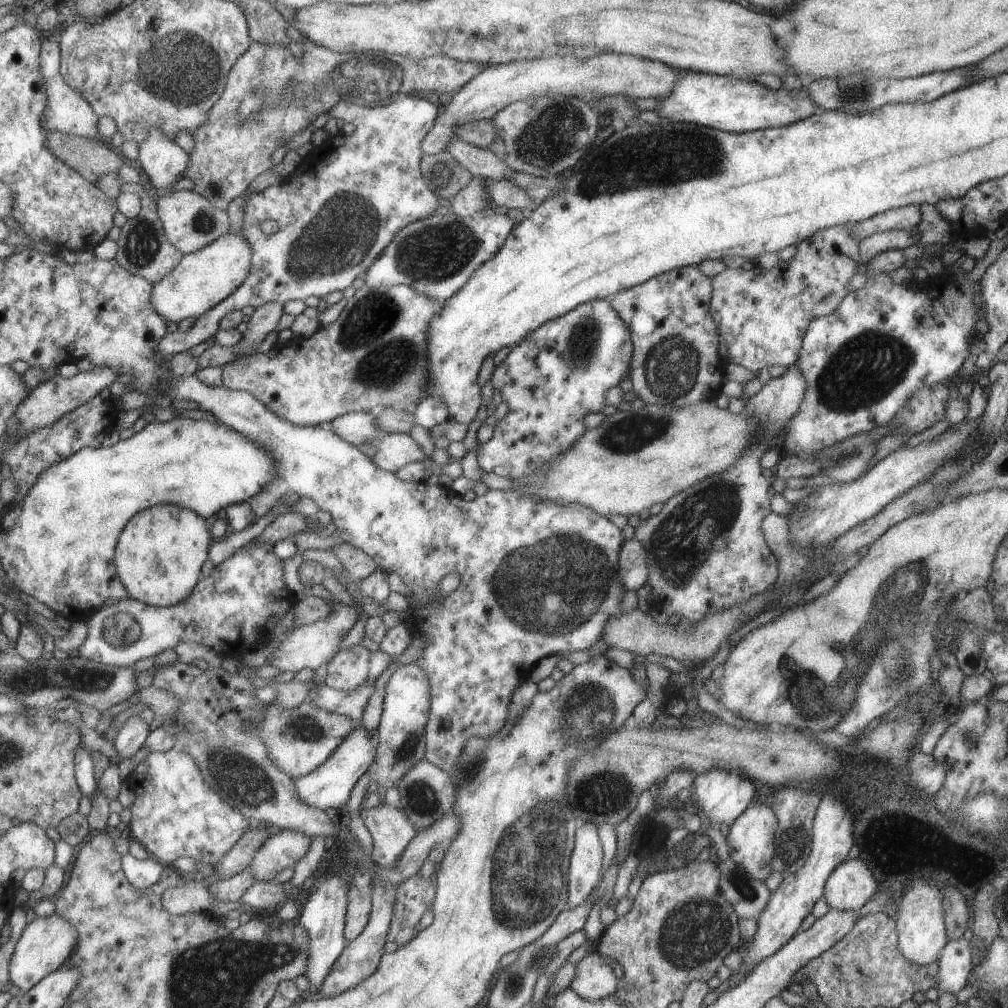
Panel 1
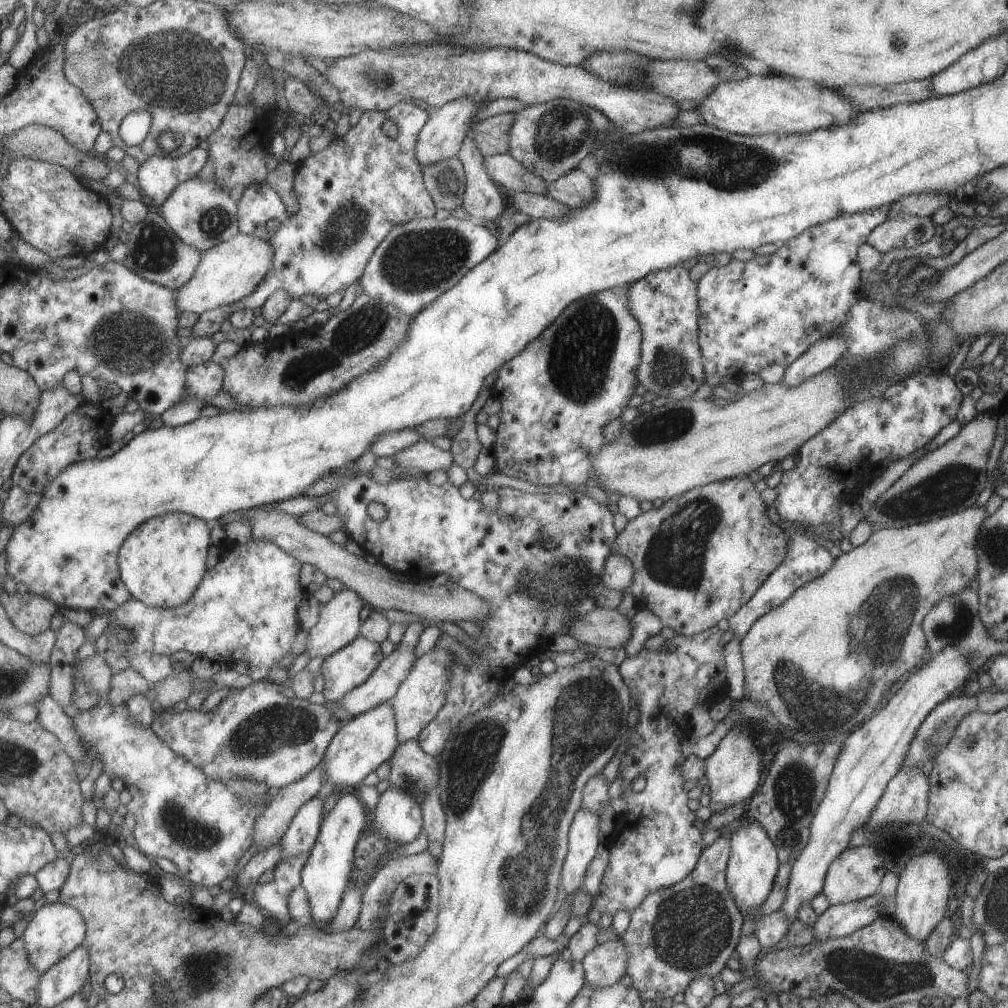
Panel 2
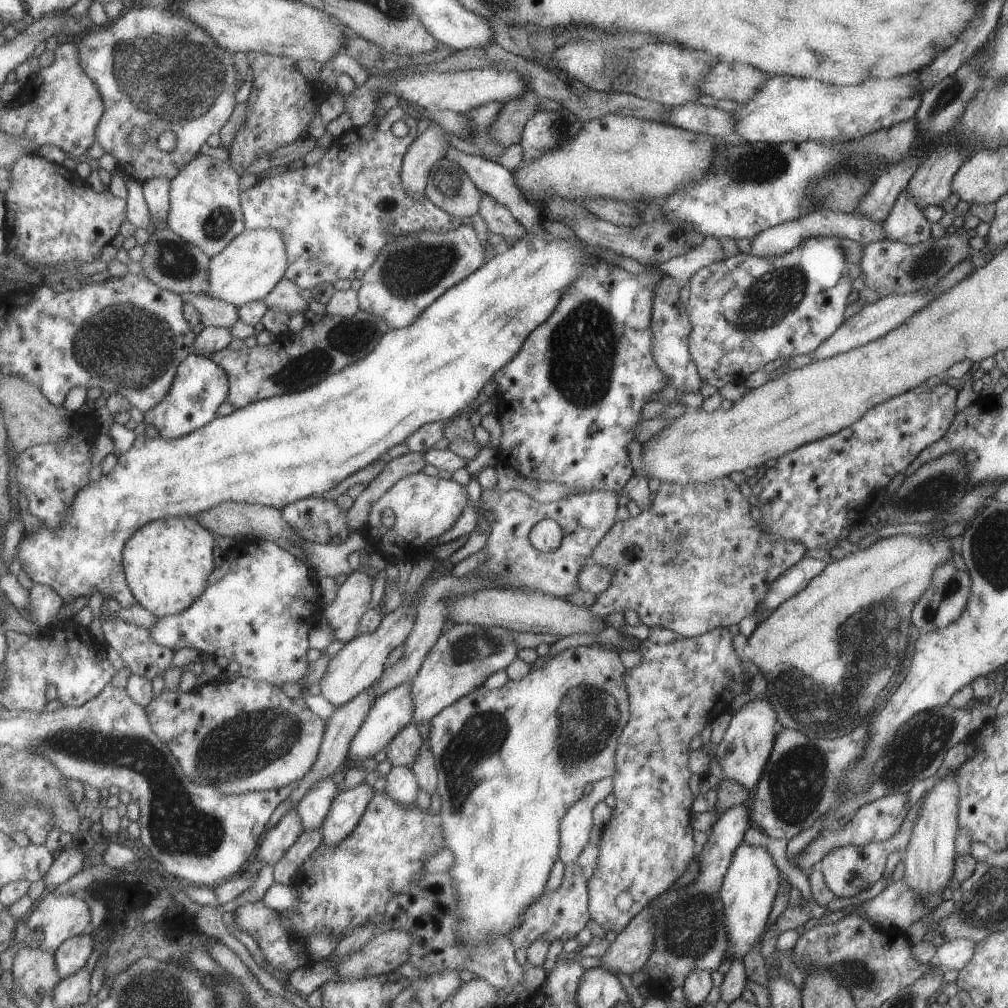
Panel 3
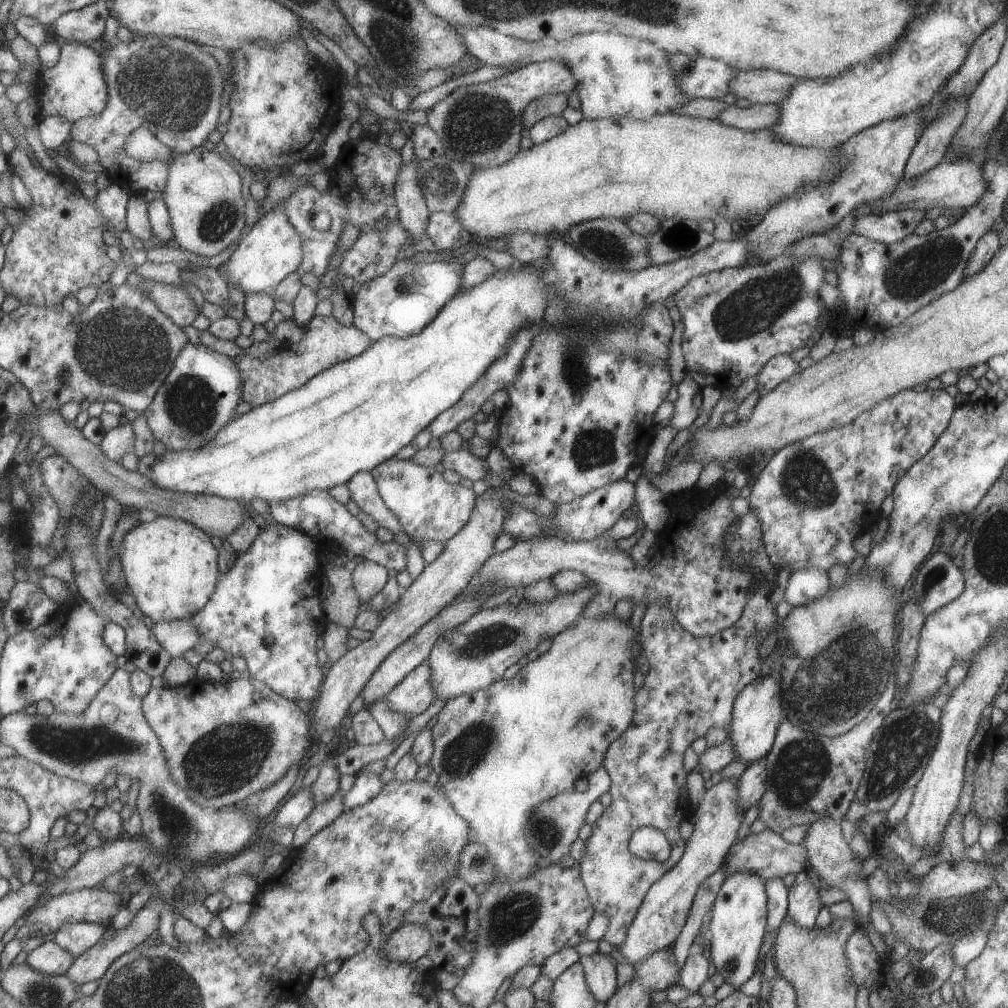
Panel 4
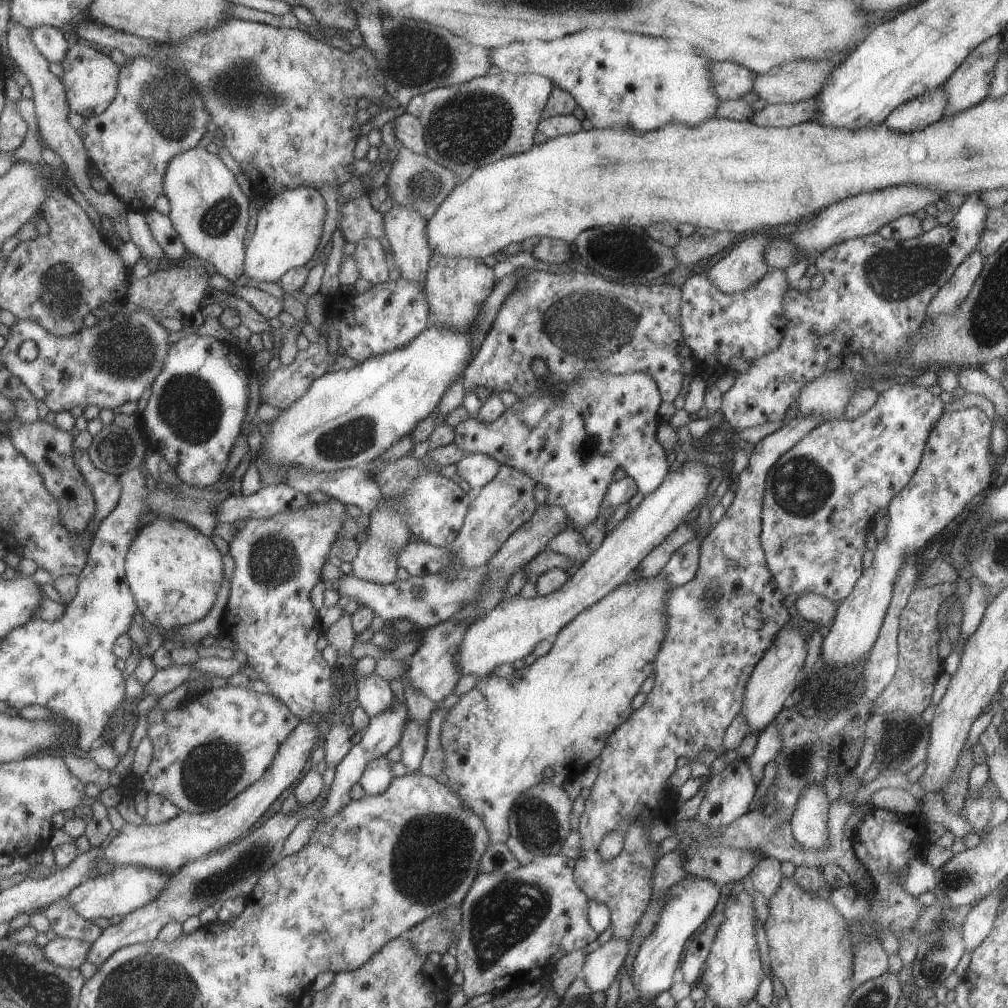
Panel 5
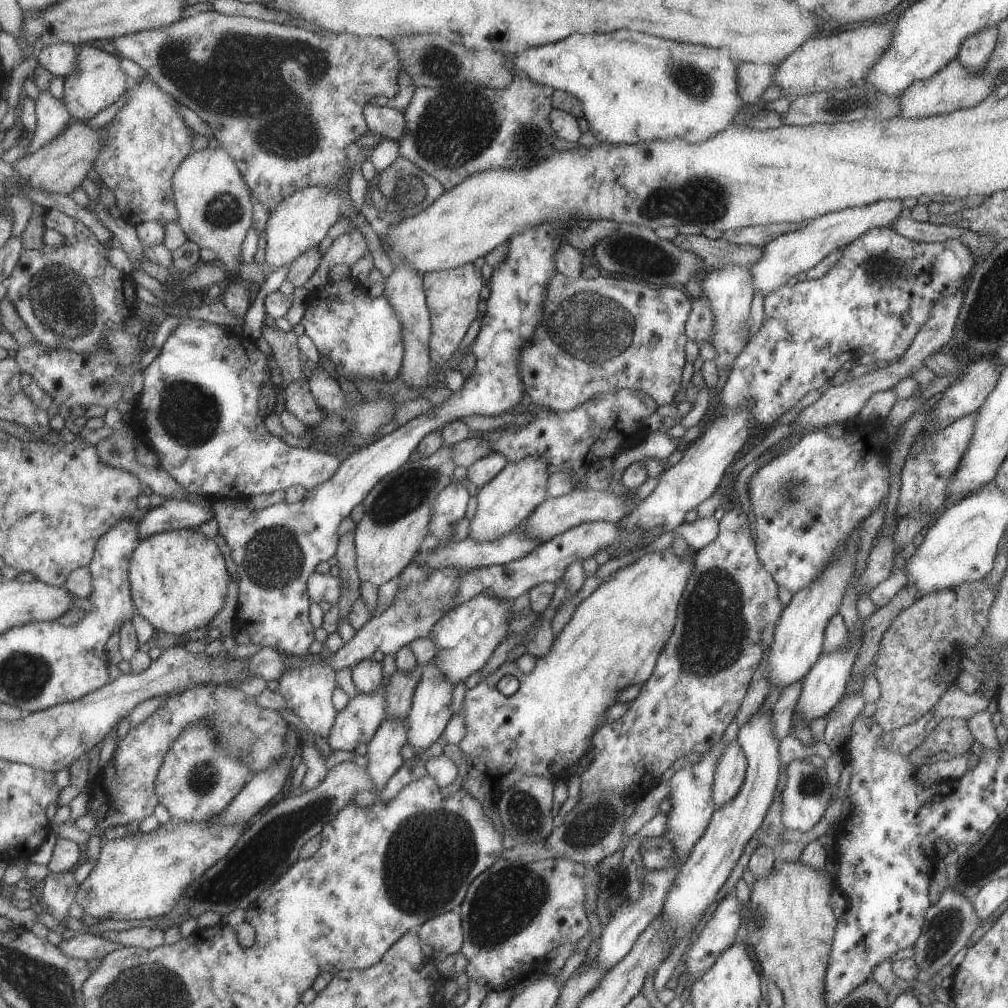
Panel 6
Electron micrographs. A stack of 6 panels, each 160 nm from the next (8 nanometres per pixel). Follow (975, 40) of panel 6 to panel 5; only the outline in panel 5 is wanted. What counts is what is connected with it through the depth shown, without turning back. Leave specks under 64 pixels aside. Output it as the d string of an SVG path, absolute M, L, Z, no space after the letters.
M996 34L975 46L944 82L947 104L943 117L976 105L988 96L994 68L1001 54L1001 38L1001 34Z

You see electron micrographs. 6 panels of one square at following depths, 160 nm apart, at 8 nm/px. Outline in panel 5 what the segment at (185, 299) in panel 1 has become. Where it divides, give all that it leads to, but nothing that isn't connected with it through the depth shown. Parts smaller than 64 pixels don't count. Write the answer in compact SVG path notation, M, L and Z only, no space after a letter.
M295 187L285 189L279 194L265 197L264 205L256 216L256 227L251 240L244 250L244 272L248 277L259 282L275 282L290 268L297 268L311 263L311 257L321 246L320 234L324 216L327 214L324 198L313 187Z

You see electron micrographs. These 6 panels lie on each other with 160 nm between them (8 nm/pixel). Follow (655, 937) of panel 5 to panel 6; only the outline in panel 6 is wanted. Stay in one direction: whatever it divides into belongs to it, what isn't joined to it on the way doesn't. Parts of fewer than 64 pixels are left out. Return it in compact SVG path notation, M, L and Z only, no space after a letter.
M761 706L753 714L749 715L747 722L740 724L736 734L736 741L739 743L746 758L746 773L743 782L738 788L737 794L733 795L733 798L730 798L725 804L722 804L713 811L704 833L692 846L690 855L682 864L680 871L673 881L671 890L668 890L665 900L662 902L661 915L666 919L671 919L676 924L674 944L670 947L670 951L676 946L683 931L689 926L688 923L700 914L703 914L706 908L709 908L721 885L727 880L731 868L734 867L739 856L743 854L743 846L747 844L752 834L761 826L765 813L772 803L771 799L773 798L773 792L775 792L775 784L777 784L777 776L779 776L781 770L781 763L779 755L777 755L779 740L776 739L772 731L772 718L770 714L770 711L764 710Z

